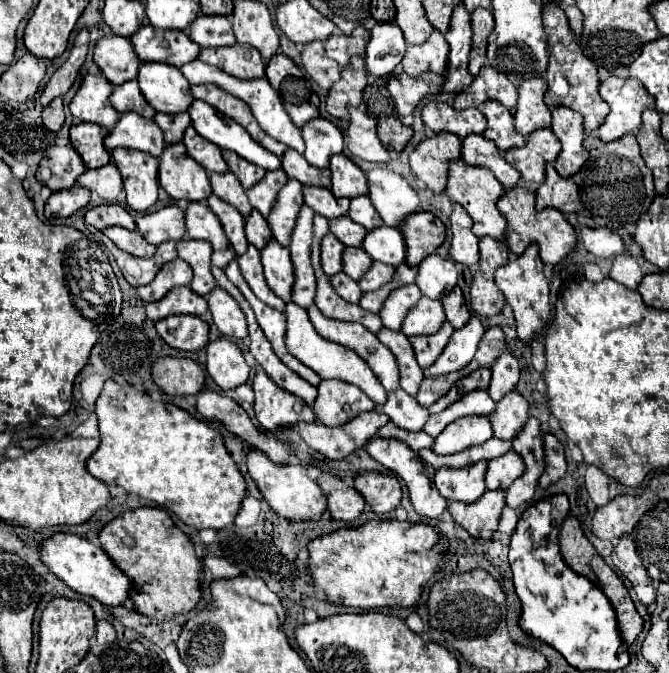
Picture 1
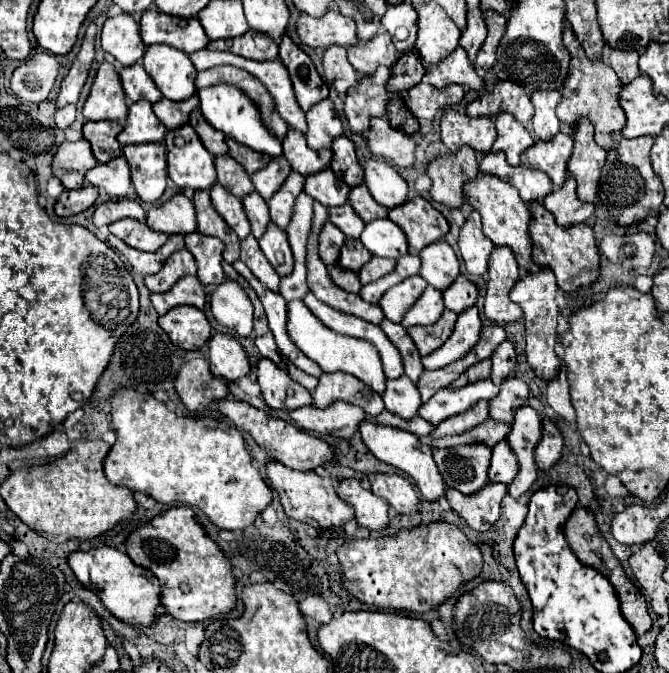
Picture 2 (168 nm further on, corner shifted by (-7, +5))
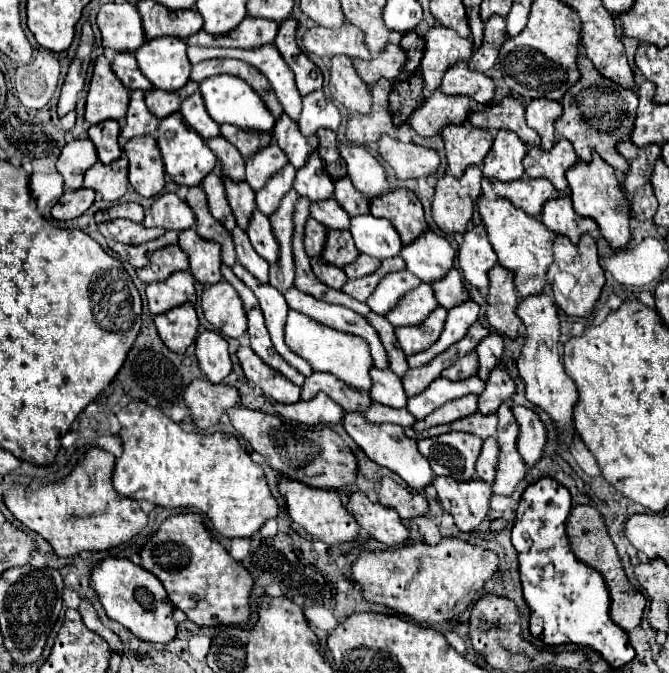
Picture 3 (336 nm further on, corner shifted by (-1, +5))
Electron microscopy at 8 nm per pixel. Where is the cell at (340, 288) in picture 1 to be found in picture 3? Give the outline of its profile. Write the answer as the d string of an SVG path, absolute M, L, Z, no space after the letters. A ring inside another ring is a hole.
M311 258L311 266L313 266L315 276L335 290L341 290L343 284L347 282L347 276L341 268L335 268L333 264L325 264L325 260L321 258Z

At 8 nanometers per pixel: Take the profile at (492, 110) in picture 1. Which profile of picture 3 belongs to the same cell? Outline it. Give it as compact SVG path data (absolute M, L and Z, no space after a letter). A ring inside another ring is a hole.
M501 128L501 132L497 132L495 136L495 142L489 154L483 160L485 178L497 178L501 182L521 178L525 174L521 160L527 150L529 146L521 144L521 140L513 136L513 132Z

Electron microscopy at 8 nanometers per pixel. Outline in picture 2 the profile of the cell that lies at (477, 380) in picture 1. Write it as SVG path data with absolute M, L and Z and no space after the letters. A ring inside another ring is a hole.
M489 358L473 364L473 366L467 370L469 382L477 382L477 380L483 380L483 378L489 378L489 374L491 374L491 360L489 360Z

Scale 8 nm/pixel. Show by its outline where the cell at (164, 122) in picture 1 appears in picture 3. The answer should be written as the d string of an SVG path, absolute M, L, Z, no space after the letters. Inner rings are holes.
M191 80L185 84L185 88L181 88L177 92L161 92L161 90L153 88L153 90L145 92L145 102L147 102L147 108L151 110L151 114L157 120L163 120L165 116L177 112L179 106L183 104L183 100L189 98L197 90L199 90L199 84L195 84Z

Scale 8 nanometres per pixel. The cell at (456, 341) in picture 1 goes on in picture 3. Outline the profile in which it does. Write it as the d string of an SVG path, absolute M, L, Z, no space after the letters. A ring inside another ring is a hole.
M467 300L467 302L451 308L449 314L447 314L447 322L445 322L445 328L443 328L439 340L429 350L407 356L409 366L417 368L417 364L429 364L429 360L433 360L433 356L439 356L445 348L449 348L457 340L461 340L467 334L469 326L477 320L477 314L479 314L479 306L473 300Z

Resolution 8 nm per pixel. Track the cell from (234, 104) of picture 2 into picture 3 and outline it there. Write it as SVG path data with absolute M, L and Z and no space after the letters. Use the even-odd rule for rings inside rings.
M231 74L211 76L199 84L199 90L205 100L205 108L207 108L209 116L217 124L233 124L237 128L249 128L253 132L269 132L269 134L273 132L275 118L269 114L269 110L261 102L259 94L253 92L253 88L249 88L249 84L239 80L237 76L231 76Z

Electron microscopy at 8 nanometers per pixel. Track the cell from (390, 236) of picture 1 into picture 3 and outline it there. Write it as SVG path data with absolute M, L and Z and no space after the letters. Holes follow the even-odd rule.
M371 214L351 218L351 234L359 252L379 260L399 256L403 246L393 224Z

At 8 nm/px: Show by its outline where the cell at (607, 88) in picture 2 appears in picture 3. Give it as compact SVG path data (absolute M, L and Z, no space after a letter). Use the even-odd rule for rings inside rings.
M585 56L577 58L577 68L581 72L581 80L561 98L563 114L555 122L555 130L559 136L567 138L573 144L579 160L589 162L591 150L595 150L617 172L625 172L625 168L629 168L629 162L617 152L615 144L619 140L629 140L637 110L637 94L619 84L615 88L615 84L603 78Z

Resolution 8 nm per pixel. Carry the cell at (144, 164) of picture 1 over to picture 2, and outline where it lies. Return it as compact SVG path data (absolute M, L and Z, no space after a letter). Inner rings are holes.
M161 142L131 144L123 148L131 166L131 180L143 202L157 202L167 188L167 156Z

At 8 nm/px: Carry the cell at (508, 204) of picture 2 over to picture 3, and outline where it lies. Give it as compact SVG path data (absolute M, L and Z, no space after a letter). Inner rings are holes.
M487 196L477 198L477 210L481 214L481 220L485 224L489 242L499 258L499 264L515 272L515 288L521 296L537 294L543 292L547 286L545 272L549 264L553 262L553 252L551 252L551 240L553 234L545 228L545 224L539 218L531 218L529 214L521 212L509 200L505 198L493 198L489 200Z

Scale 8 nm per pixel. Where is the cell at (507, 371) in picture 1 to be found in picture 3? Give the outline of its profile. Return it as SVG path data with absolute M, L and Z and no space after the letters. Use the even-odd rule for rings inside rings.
M489 334L477 348L479 354L479 378L487 380L489 372L499 364L501 356L503 356L503 338L499 334Z

